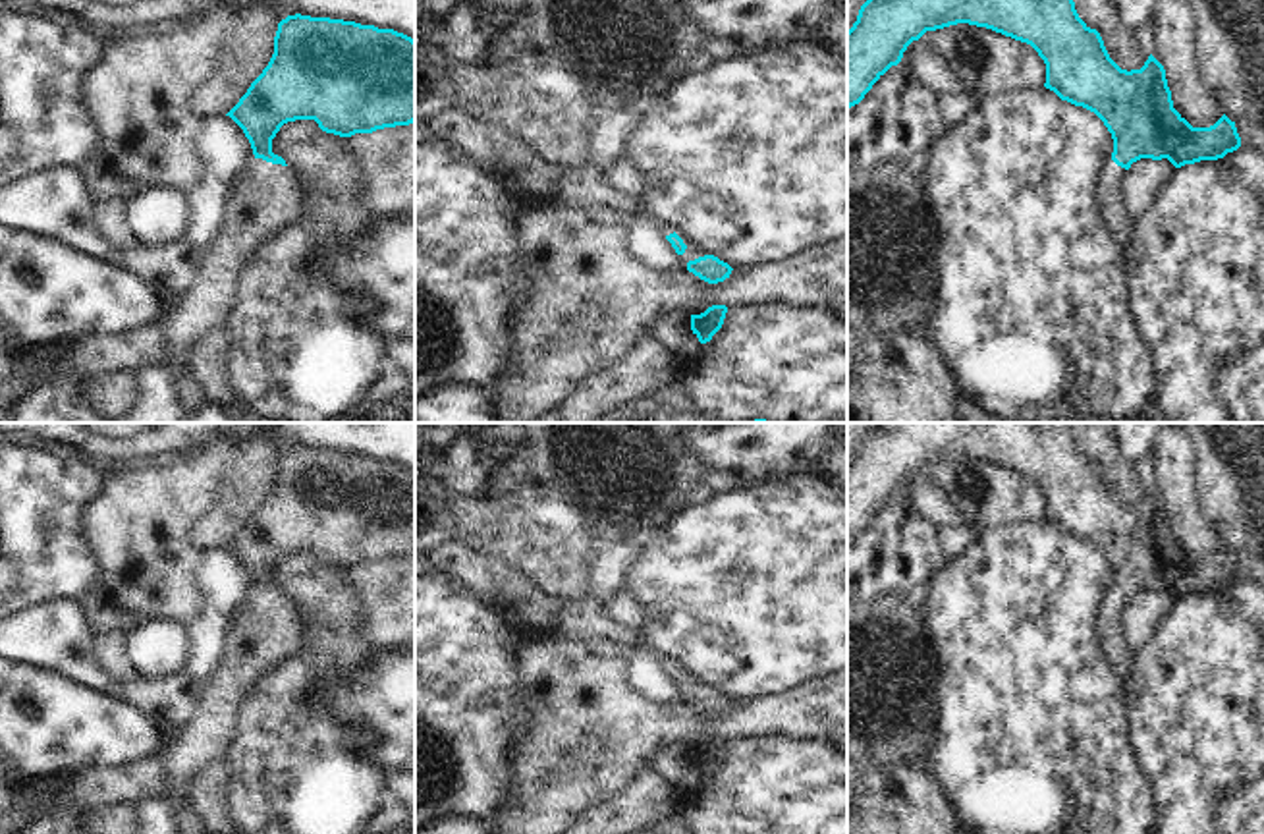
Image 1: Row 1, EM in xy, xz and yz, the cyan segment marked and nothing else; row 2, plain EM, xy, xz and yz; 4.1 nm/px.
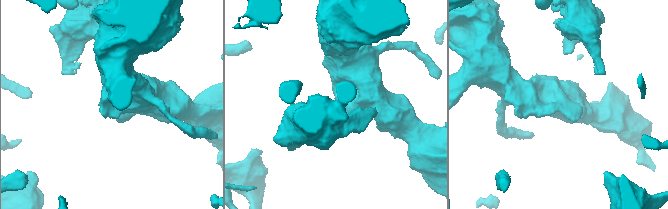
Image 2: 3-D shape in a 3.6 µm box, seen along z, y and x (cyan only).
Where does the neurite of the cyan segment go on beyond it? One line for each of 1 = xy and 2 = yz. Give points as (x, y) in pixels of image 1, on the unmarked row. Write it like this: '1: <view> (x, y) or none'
1: xy (263, 632)
2: yz (1114, 647)

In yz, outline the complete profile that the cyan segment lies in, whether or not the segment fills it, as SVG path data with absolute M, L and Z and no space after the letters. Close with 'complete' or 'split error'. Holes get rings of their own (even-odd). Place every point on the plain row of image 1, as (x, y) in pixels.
M876 423L859 442L857 454L847 463L847 541L859 537L872 517L903 490L913 473L926 463L957 456L986 459L1015 473L1030 477L1046 496L1044 519L1061 533L1094 544L1113 571L1113 585L1098 606L1096 629L1102 654L1113 672L1127 680L1137 651L1123 637L1123 610L1133 595L1140 591L1168 591L1175 600L1200 593L1218 593L1241 579L1235 554L1225 546L1210 560L1193 560L1175 541L1168 519L1164 498L1150 486L1140 502L1121 502L1108 486L1096 461L1090 461L1077 446L1071 423Z; split error

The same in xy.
M288 448L278 456L268 498L226 548L243 562L255 593L232 612L224 654L193 716L162 755L164 780L176 799L185 799L193 776L210 761L224 759L235 737L237 709L251 687L282 660L297 654L301 627L293 602L272 585L280 560L295 552L315 552L326 566L351 570L413 556L415 473L394 461L355 454Z; split error

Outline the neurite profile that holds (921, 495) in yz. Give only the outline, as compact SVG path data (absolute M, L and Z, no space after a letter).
M921 471L913 473L907 479L899 498L903 498L911 510L928 519L934 527L940 527L944 523L959 523L971 527L971 521L967 521L951 506L942 488L928 481Z

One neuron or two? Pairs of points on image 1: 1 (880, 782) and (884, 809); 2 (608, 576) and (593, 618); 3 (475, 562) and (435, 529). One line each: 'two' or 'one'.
1: one
2: one
3: two

